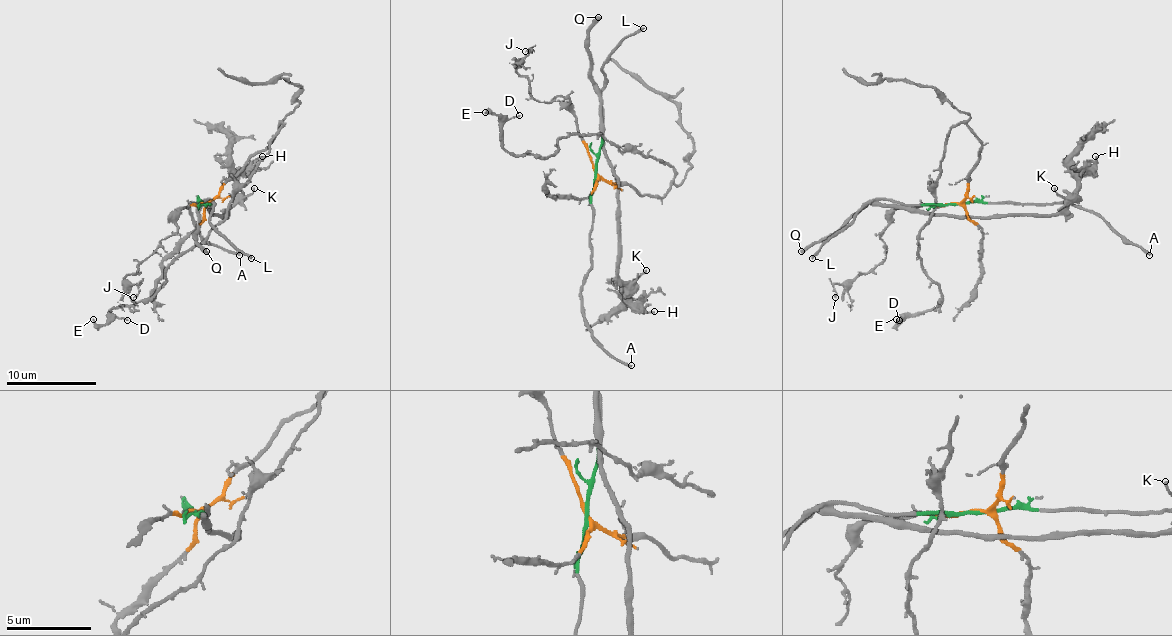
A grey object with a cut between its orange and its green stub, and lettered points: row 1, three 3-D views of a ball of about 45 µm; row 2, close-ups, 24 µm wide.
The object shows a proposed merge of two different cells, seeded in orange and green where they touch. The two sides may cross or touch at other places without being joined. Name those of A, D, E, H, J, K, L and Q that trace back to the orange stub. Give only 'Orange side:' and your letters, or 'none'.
Orange side: D, E, J

